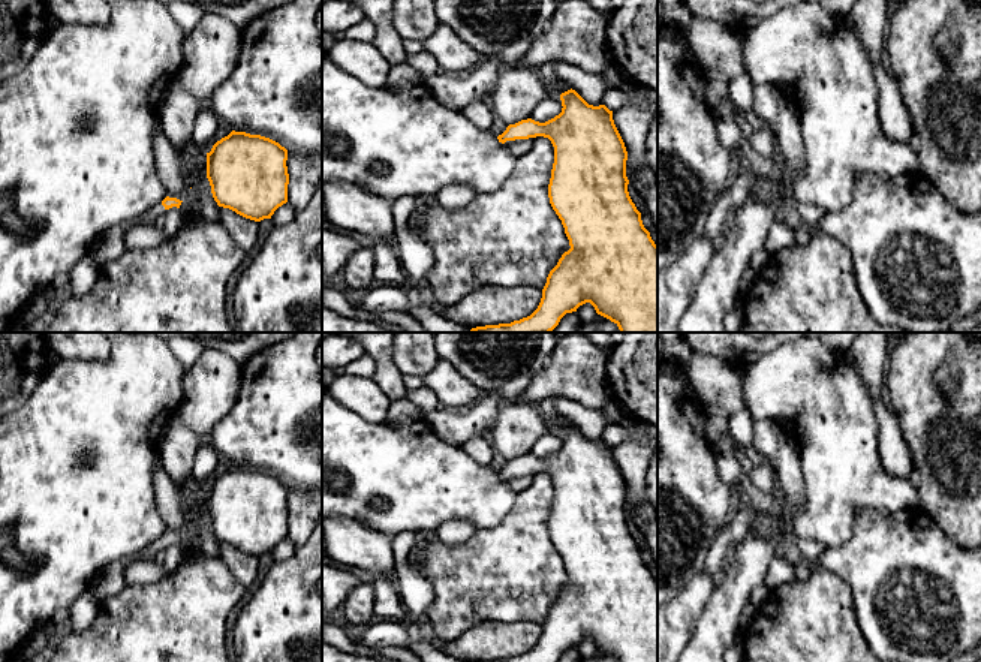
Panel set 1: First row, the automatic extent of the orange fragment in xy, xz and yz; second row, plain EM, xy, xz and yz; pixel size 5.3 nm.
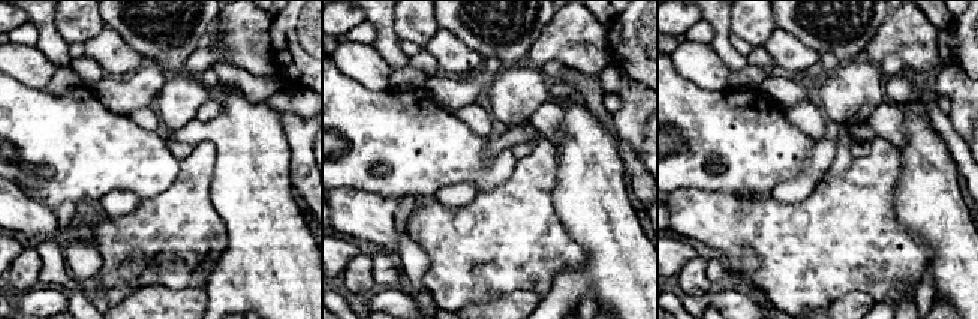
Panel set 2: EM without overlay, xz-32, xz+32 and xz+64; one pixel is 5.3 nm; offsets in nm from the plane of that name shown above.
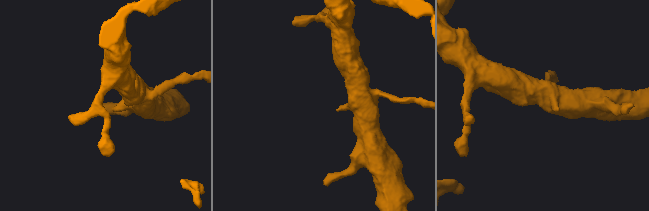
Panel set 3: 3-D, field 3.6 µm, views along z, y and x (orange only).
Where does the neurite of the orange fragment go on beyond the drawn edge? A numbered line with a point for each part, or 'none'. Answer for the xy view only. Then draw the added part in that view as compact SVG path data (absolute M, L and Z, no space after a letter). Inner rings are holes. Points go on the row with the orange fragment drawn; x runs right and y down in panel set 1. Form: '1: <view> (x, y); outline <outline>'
1: xy (110, 244); outline M159 202L157 205L148 208L139 217L105 229L94 240L94 243L88 252L88 255L93 258L94 264L96 264L96 267L99 270L102 270L105 265L108 265L109 262L115 261L117 258L120 258L123 253L127 252L126 243L124 243L124 235L133 223L154 225L156 219L165 213L166 213L165 207L162 205L162 202Z

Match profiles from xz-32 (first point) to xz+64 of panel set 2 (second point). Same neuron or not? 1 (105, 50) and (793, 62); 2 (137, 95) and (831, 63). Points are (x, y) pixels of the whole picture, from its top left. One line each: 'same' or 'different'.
1: same
2: same

